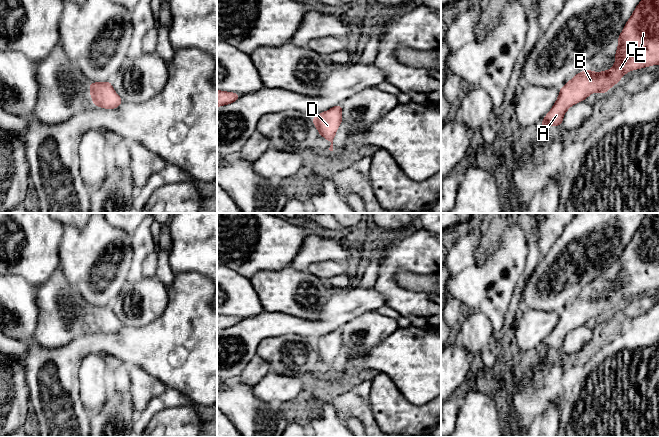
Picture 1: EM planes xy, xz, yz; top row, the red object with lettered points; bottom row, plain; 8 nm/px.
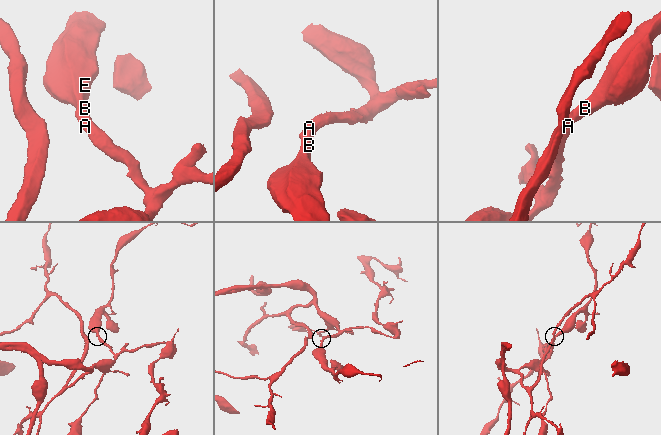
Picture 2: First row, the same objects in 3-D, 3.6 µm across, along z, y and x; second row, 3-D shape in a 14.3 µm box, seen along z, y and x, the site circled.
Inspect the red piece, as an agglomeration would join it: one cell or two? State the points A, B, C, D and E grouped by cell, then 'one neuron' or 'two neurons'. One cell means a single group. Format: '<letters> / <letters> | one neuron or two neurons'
A B C D E | one neuron

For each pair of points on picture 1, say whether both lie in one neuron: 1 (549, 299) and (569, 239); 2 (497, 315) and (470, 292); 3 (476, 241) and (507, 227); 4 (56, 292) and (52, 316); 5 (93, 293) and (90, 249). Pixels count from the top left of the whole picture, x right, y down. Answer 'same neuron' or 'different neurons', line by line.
1: same neuron
2: same neuron
3: different neurons
4: same neuron
5: same neuron

